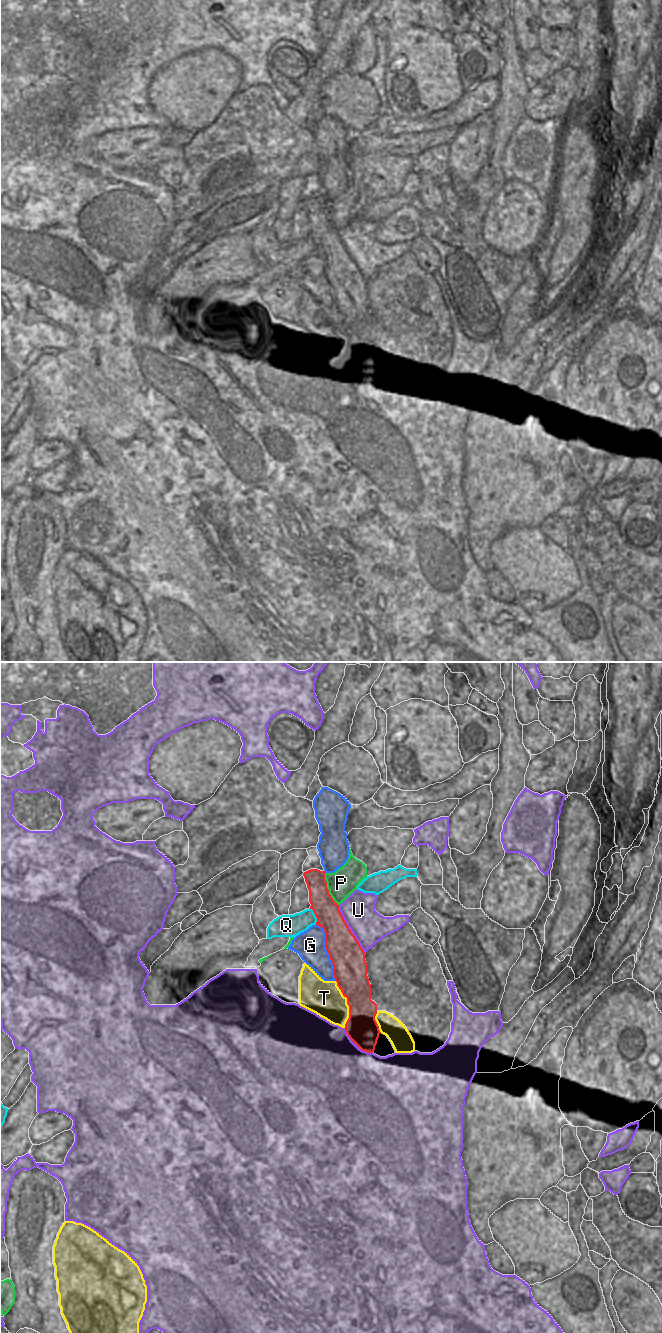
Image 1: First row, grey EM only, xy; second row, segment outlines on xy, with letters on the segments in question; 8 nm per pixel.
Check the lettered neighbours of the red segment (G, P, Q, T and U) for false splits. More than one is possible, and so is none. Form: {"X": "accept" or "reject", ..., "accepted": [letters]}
{"G": "reject", "P": "reject", "Q": "reject", "T": "reject", "U": "reject", "accepted": []}

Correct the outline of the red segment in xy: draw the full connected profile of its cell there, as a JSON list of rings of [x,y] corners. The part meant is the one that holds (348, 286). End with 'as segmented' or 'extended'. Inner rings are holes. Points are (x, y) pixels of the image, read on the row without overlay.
[[[310,197],[304,200],[303,204],[309,218],[310,237],[317,246],[316,253],[322,255],[325,260],[325,276],[333,292],[333,304],[343,324],[347,326],[349,346],[345,352],[345,360],[359,377],[373,381],[381,360],[375,348],[377,332],[371,328],[371,312],[367,304],[365,280],[347,254],[339,233],[329,222],[325,199]]] | as segmented

